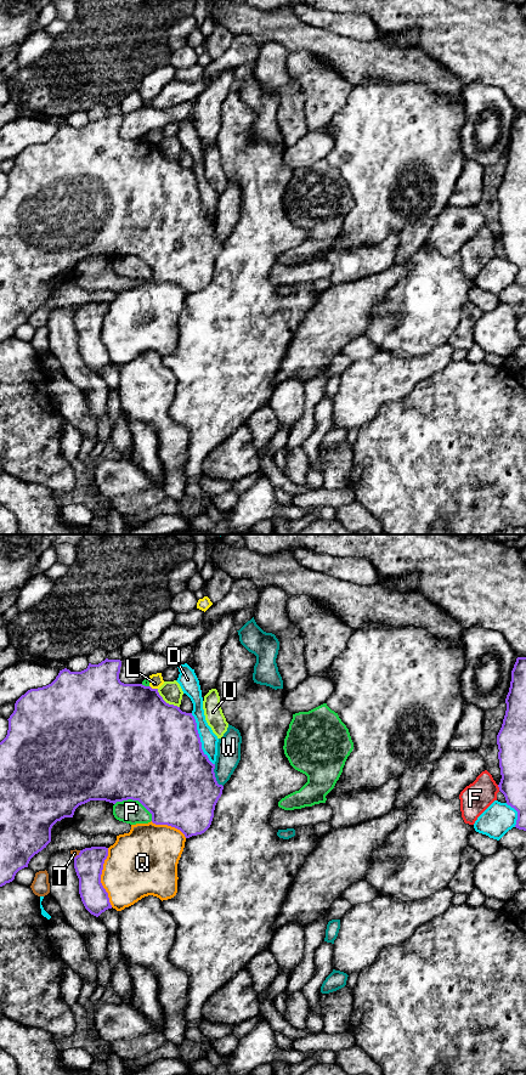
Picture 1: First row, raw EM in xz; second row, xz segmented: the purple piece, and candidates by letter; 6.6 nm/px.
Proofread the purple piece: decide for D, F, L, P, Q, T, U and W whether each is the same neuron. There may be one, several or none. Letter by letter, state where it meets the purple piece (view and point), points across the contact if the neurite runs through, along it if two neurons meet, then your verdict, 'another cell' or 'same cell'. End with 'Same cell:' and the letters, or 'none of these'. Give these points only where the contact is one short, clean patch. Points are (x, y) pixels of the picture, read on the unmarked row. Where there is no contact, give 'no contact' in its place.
D: contact xz (199, 194); another cell
F: contact xz (498, 242); another cell
L: contact xz (153, 145); another cell
P: contact xz (136, 255); another cell
Q: contact xz (100, 333); another cell
T: contact xz (79, 310); another cell
U: contact xz (165, 158); another cell
W: contact xz (214, 232); another cell
Same cell: none of these

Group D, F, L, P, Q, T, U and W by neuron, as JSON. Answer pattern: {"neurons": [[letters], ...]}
{"neurons": [["D"], ["F"], ["L"], ["P"], ["Q"], ["T"], ["U"], ["W"]]}

